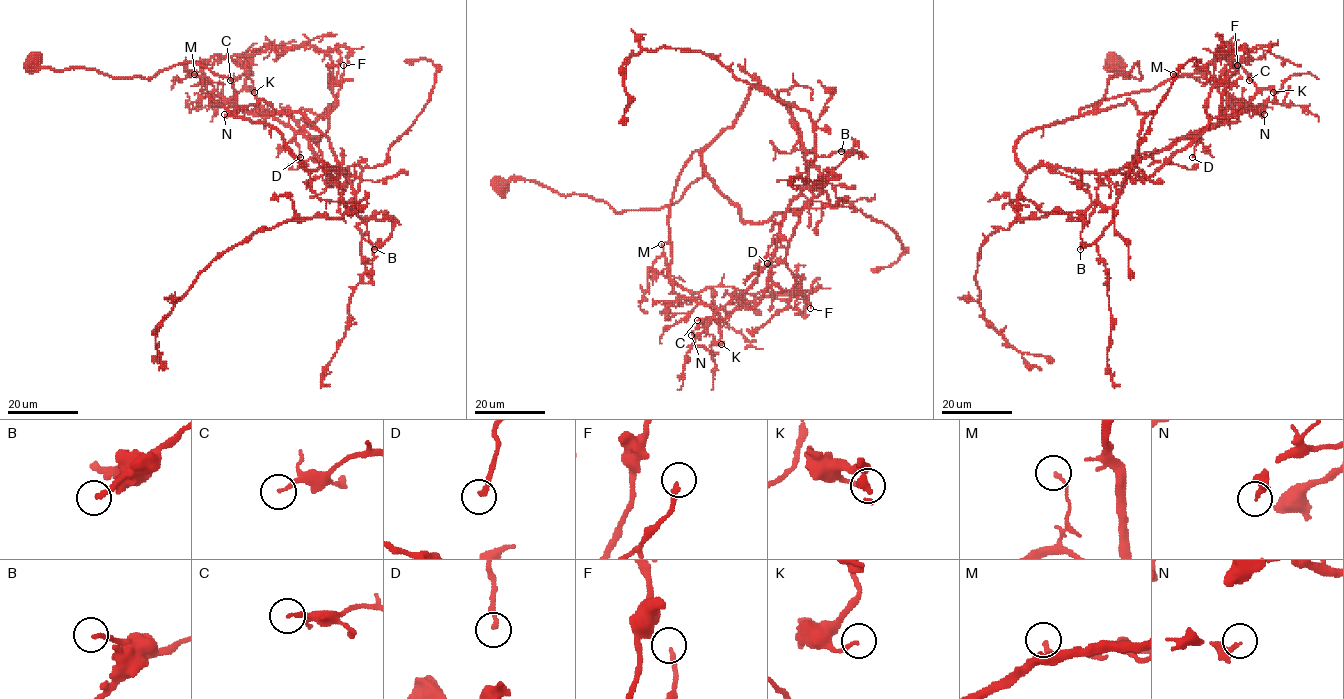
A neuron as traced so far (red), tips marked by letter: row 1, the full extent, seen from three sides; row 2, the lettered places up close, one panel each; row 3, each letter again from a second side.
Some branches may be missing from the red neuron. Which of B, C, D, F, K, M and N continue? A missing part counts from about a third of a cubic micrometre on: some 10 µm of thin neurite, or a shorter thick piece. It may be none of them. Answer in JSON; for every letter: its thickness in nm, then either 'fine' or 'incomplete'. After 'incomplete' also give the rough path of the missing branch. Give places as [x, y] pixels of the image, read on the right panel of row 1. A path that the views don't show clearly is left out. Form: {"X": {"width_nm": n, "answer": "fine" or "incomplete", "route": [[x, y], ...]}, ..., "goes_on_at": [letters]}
{"B": {"width_nm": 200, "answer": "fine"}, "C": {"width_nm": 170, "answer": "fine"}, "D": {"width_nm": 200, "answer": "fine"}, "F": {"width_nm": 170, "answer": "fine"}, "K": {"width_nm": 160, "answer": "fine"}, "M": {"width_nm": 150, "answer": "fine"}, "N": {"width_nm": 150, "answer": "incomplete", "route": [[1264, 114], [1280, 121], [1282, 153]]}, "goes_on_at": ["N"]}

